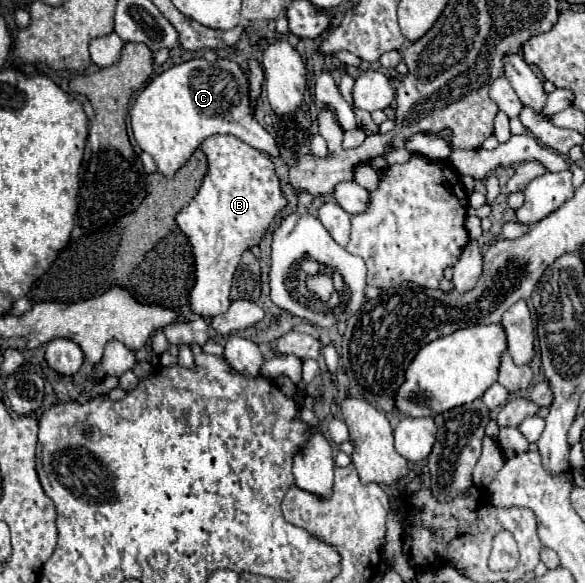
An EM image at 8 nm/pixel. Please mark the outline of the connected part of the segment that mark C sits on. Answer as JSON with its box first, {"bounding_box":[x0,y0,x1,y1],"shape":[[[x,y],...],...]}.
{"bounding_box":[129,58,279,178],"shape":[[[195,58],[171,66],[151,80],[135,98],[129,118],[139,148],[153,156],[157,170],[171,178],[201,142],[215,134],[233,134],[269,156],[279,156],[275,138],[255,120],[249,106],[249,82],[233,60],[207,62]]]}

